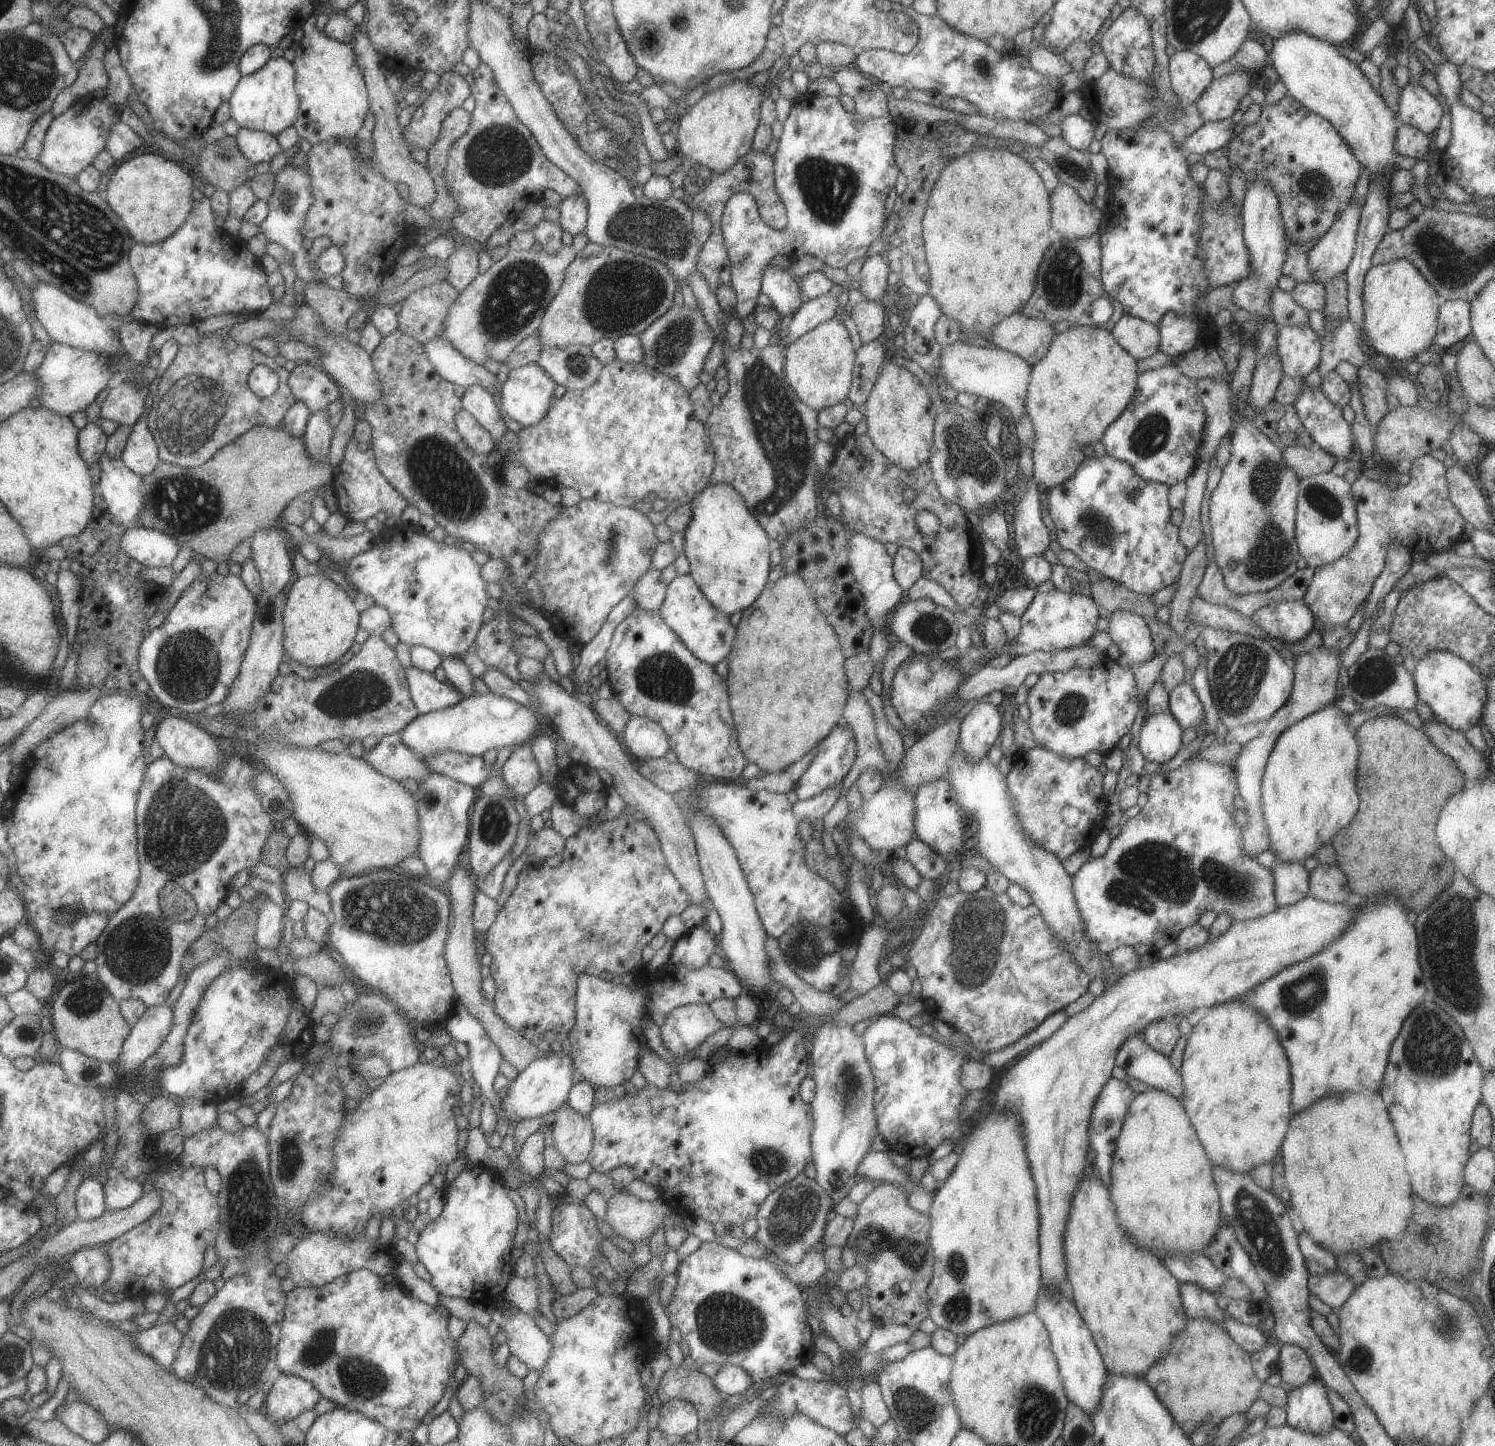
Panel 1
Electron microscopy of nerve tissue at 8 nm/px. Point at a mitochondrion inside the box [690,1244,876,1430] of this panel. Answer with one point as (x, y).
(725, 1323)

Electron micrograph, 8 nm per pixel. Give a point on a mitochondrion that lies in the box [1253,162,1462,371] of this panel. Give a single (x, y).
(1312, 183)

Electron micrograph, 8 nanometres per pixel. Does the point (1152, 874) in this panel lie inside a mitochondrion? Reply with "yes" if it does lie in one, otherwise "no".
yes

